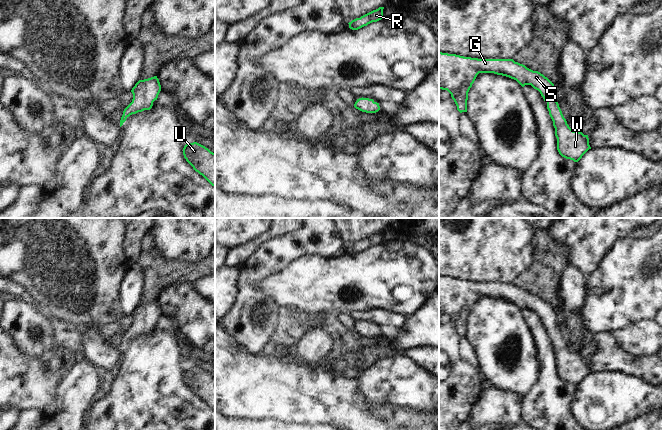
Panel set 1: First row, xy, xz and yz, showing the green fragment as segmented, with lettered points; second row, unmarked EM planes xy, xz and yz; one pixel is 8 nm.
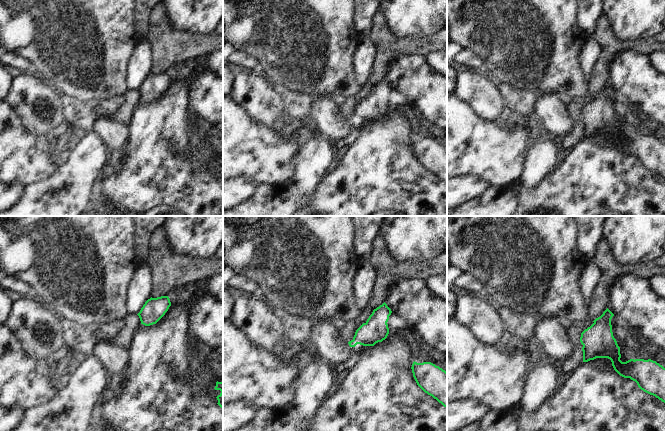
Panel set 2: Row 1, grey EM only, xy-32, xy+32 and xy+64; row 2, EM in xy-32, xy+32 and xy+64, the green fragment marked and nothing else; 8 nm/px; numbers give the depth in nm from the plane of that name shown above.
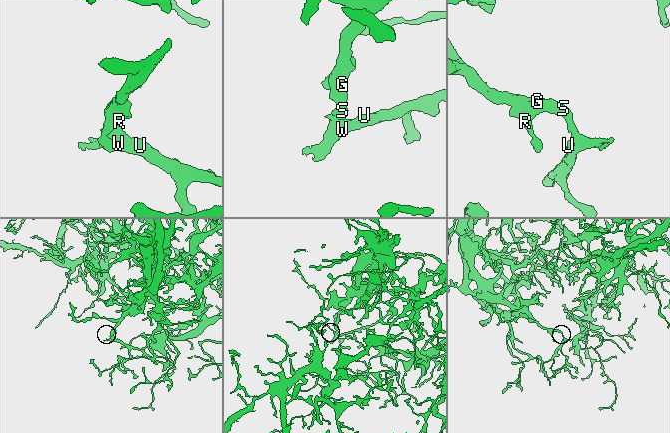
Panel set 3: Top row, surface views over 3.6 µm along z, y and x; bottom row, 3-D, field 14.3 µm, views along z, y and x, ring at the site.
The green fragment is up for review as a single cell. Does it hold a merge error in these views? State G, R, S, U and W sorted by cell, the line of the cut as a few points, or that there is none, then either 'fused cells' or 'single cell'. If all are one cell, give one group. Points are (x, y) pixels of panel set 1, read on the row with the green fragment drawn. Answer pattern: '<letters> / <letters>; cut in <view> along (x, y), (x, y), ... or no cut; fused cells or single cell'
G R S U W; no cut; single cell

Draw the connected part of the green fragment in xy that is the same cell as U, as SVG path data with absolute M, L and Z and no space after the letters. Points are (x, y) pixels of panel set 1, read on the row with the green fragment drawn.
M193 142L184 146L183 155L193 169L215 187L215 153Z

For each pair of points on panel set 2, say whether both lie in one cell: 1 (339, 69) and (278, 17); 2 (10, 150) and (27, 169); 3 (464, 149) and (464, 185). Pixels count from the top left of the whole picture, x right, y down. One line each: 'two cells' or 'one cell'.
1: one cell
2: one cell
3: two cells

